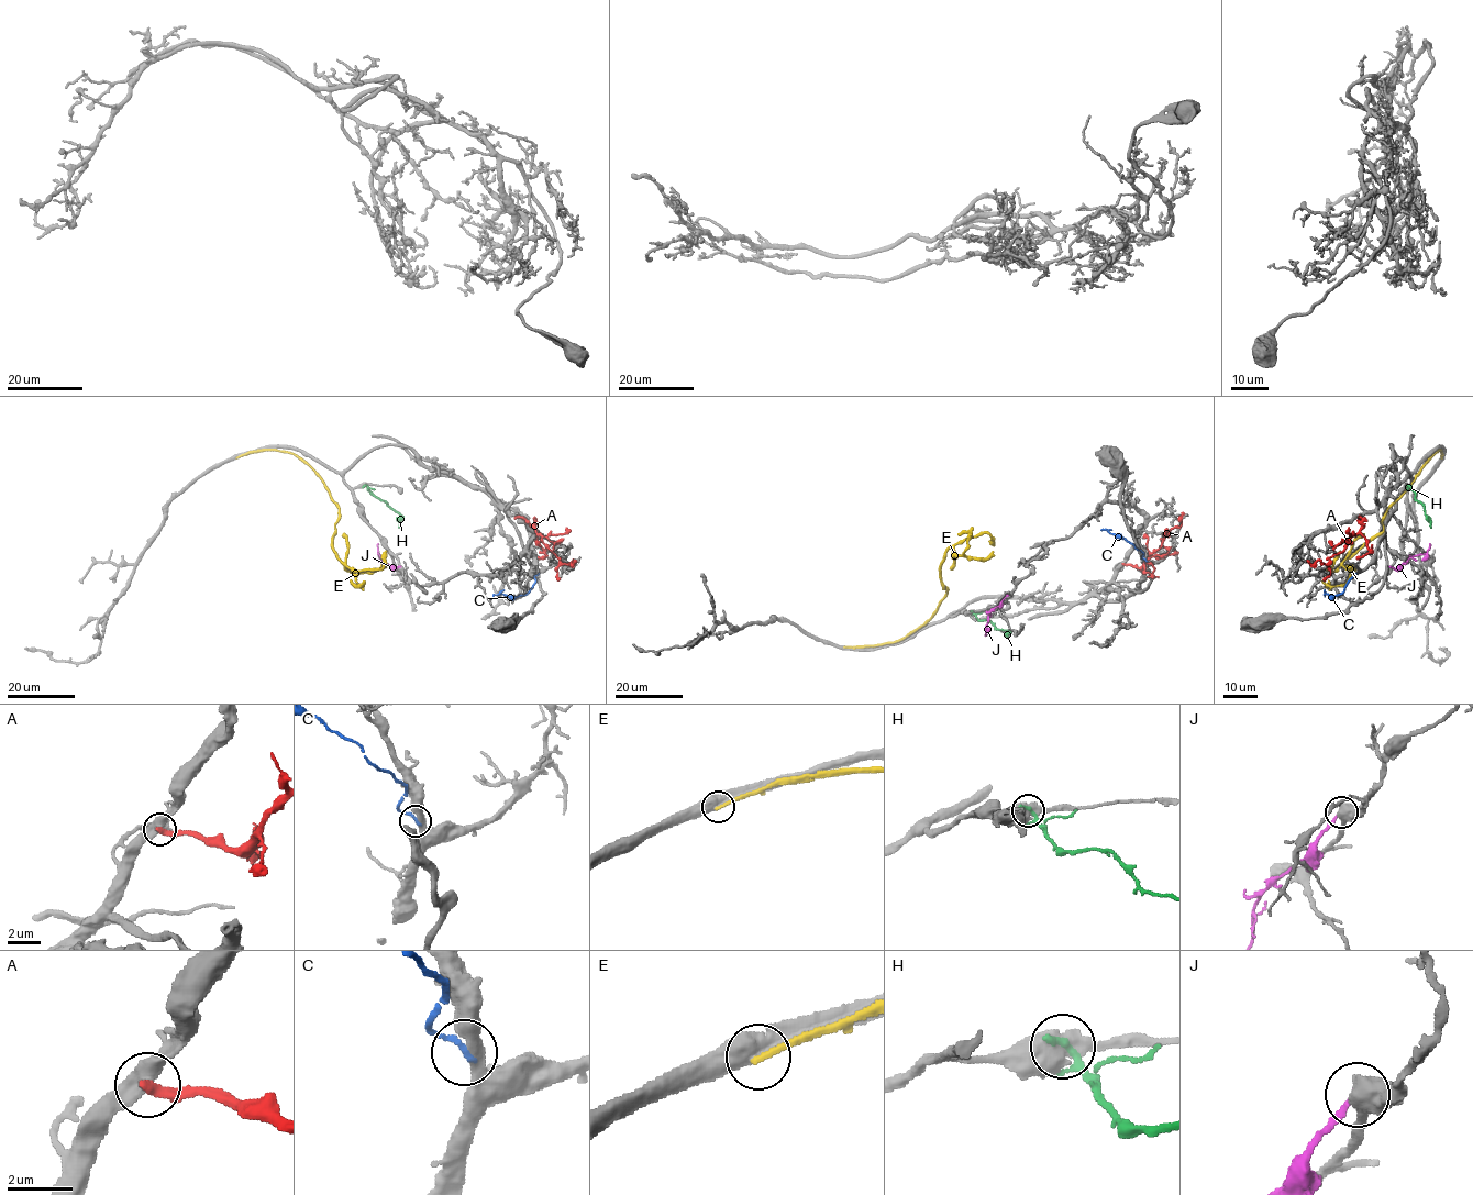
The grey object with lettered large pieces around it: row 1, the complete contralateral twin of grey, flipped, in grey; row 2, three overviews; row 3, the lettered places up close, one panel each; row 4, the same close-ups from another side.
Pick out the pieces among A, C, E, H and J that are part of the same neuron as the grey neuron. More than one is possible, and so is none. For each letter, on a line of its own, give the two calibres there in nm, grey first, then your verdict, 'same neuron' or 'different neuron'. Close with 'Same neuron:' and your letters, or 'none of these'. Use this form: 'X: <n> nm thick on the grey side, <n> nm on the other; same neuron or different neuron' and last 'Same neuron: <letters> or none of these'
A: 480 nm thick on the grey side, 440 nm on the other; different neuron
C: 440 nm thick on the grey side, 170 nm on the other; different neuron
E: 550 nm thick on the grey side, 200 nm on the other; different neuron
H: 650 nm thick on the grey side, 280 nm on the other; different neuron
J: 550 nm thick on the grey side, 240 nm on the other; different neuron
Same neuron: none of these

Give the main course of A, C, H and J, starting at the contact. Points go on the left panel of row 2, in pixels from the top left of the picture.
A: (516, 516), (522, 517), (532, 527), (562, 564), (573, 560), (573, 564), (576, 561)
C: (538, 574), (525, 594), (493, 596)
H: (364, 486), (400, 516), (398, 527)
J: (398, 566), (394, 568), (383, 562), (378, 543)

